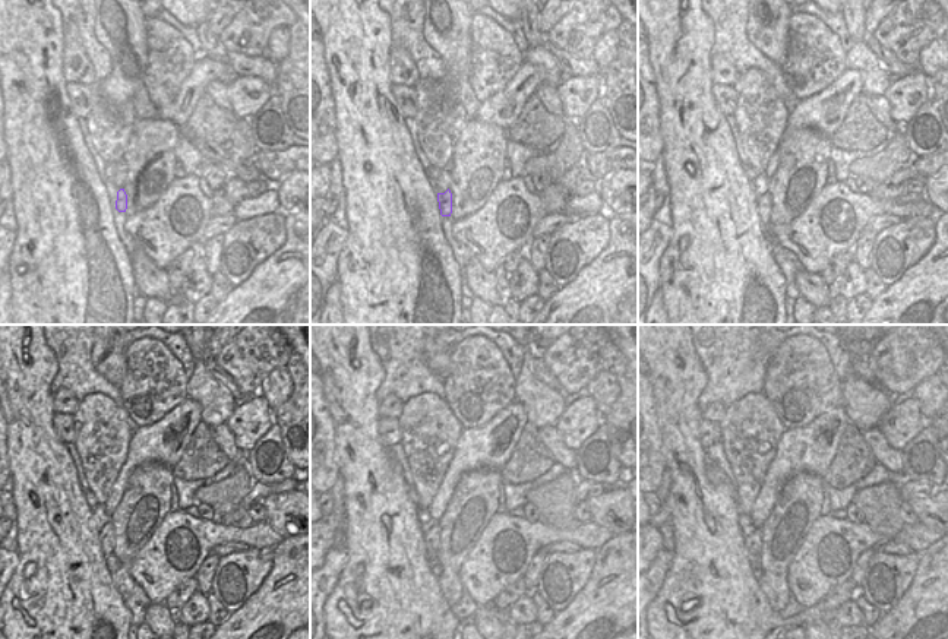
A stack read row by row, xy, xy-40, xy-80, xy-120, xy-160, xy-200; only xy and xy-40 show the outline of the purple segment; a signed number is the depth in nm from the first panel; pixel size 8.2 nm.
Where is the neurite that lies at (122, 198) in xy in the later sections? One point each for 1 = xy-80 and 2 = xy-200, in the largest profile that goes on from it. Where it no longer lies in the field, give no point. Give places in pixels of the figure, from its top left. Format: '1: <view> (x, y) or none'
1: xy-80 (764, 206)
2: xy-200 (752, 544)

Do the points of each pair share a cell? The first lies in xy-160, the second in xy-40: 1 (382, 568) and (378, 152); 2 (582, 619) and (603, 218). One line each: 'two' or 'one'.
1: one
2: two

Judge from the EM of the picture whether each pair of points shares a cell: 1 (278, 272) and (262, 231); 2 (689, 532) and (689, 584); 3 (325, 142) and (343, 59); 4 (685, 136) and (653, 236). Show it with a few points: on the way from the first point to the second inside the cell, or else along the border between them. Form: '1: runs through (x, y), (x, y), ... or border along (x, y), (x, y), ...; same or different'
1: border along (284, 221), (286, 240), (247, 278); different
2: runs through (698, 546), (698, 571); same
3: border along (326, 70), (334, 107), (335, 138); different
4: border along (673, 228), (673, 236), (659, 261); different

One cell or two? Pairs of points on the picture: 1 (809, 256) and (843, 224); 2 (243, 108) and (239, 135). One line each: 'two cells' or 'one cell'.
1: one cell
2: two cells

